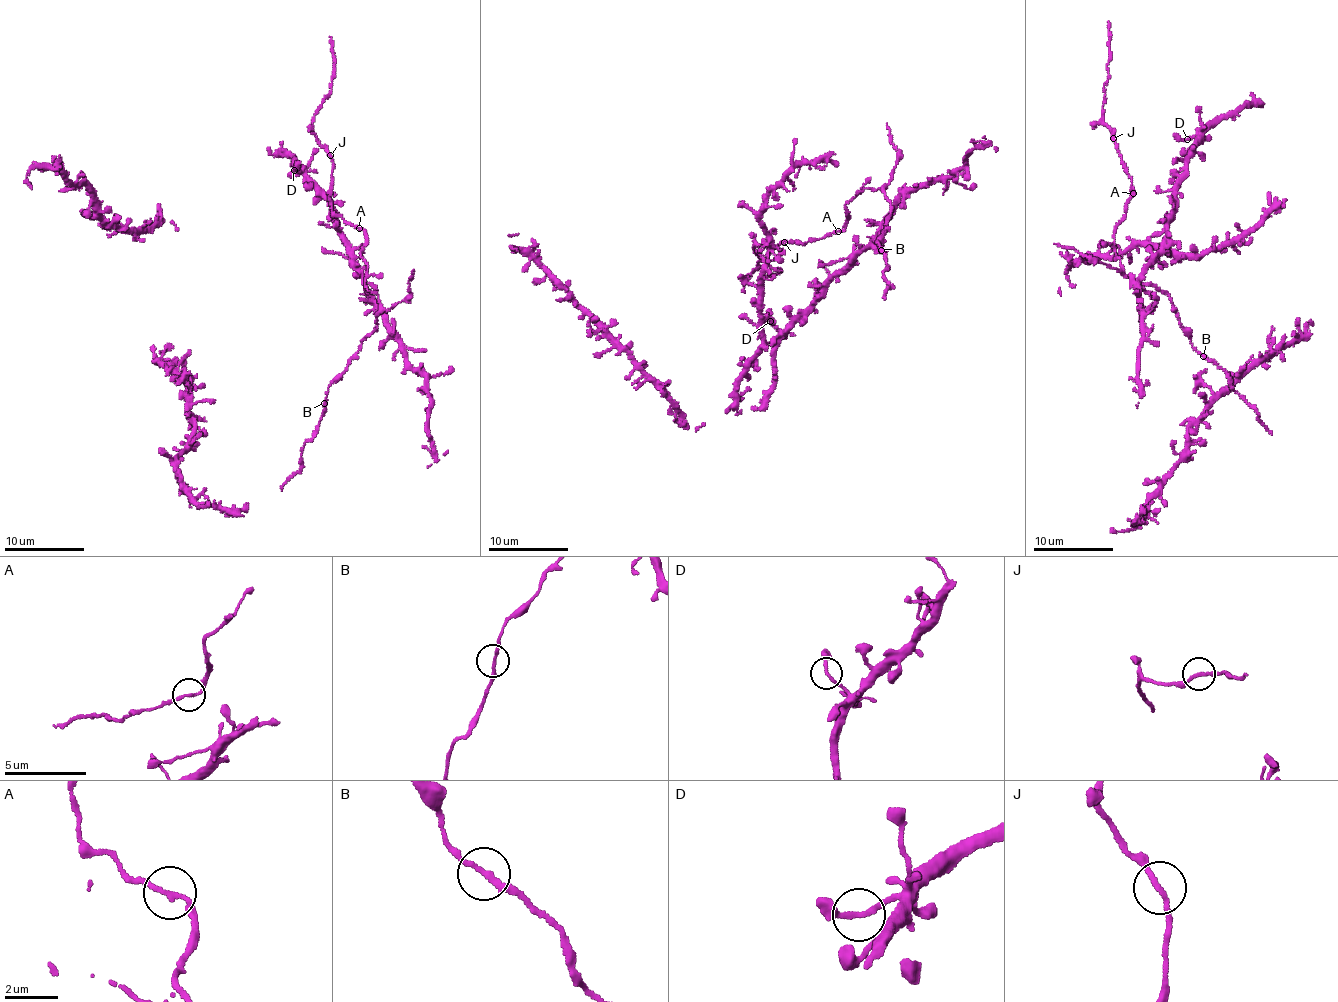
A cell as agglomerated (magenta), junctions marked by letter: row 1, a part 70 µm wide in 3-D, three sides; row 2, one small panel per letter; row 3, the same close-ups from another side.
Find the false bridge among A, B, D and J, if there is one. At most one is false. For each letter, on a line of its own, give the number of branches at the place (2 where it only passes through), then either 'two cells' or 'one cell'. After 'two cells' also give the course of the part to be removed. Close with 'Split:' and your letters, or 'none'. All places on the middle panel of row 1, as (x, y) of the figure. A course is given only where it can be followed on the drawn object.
A: branches 2; one cell
B: branches 2; one cell
D: branches 2; one cell
J: branches 2; one cell
Split: none

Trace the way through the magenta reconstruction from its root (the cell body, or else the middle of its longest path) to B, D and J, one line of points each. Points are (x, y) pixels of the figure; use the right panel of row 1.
B: (1175, 201), (1163, 252), (1150, 263), (1139, 281), (1156, 284), (1164, 291), (1190, 343), (1203, 356)
D: (1175, 201), (1179, 178), (1185, 171), (1185, 158), (1199, 135), (1187, 139)
J: (1175, 201), (1163, 252), (1139, 281), (1128, 277), (1115, 259), (1114, 232), (1134, 191), (1112, 138)

